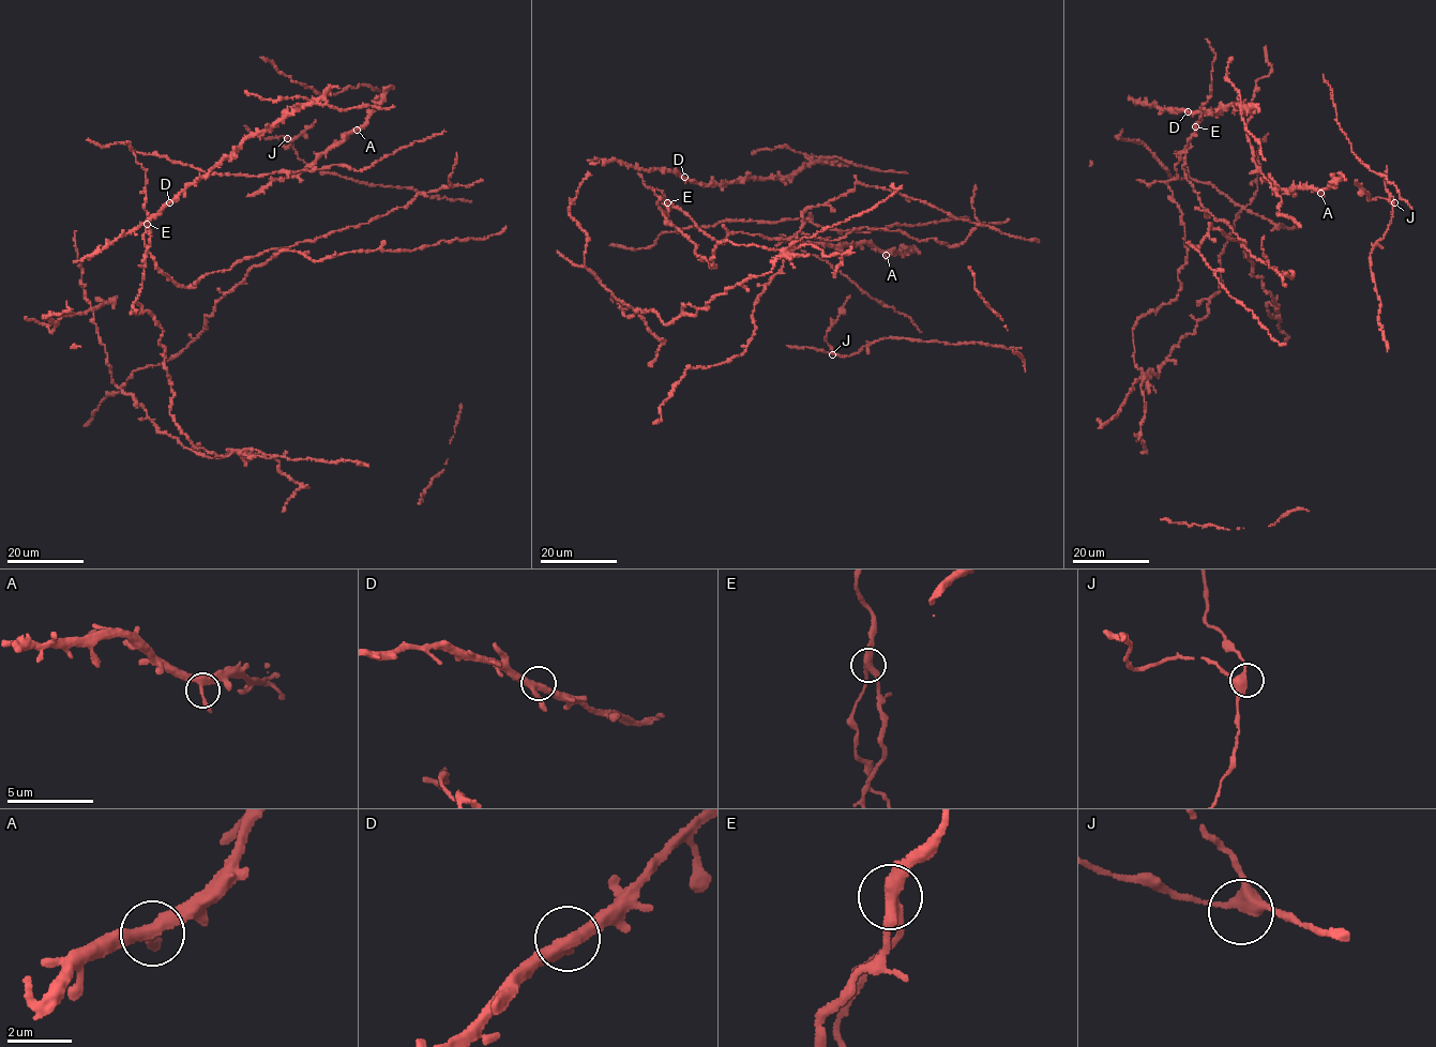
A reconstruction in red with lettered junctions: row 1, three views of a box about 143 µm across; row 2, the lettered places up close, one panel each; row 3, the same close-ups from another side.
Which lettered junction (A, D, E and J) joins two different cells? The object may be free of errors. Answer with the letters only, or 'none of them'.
E

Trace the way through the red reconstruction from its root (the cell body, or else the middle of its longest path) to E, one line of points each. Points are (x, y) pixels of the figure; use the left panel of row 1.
E: (139, 292), (146, 252), (150, 245), (147, 224)

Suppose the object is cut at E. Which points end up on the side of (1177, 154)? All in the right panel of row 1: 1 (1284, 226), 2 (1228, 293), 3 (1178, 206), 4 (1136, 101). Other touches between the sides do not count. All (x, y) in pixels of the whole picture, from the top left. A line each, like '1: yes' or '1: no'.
1: yes
2: no
3: yes
4: no

